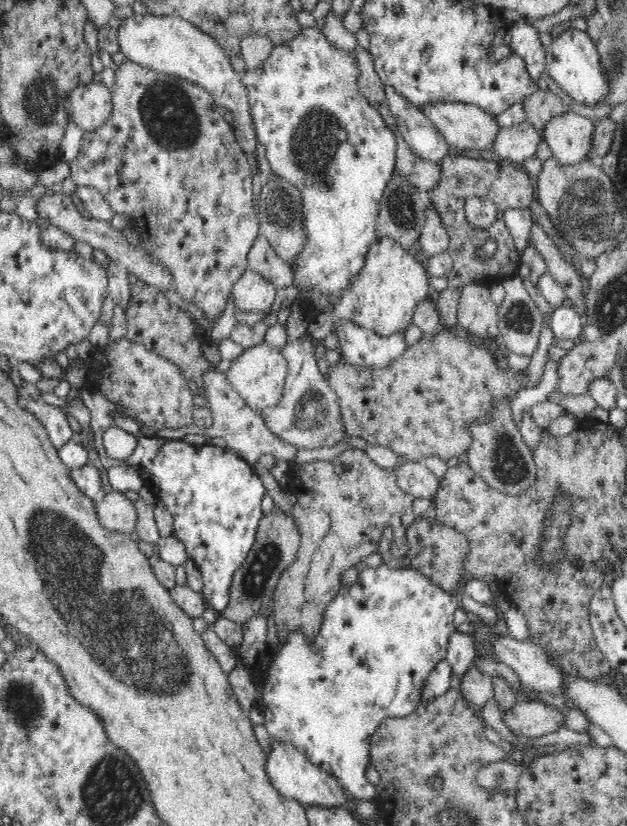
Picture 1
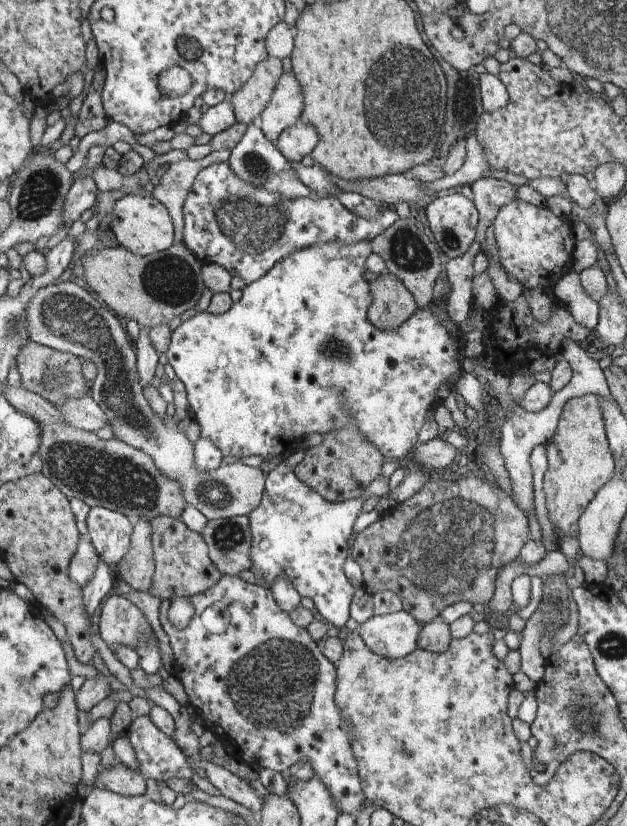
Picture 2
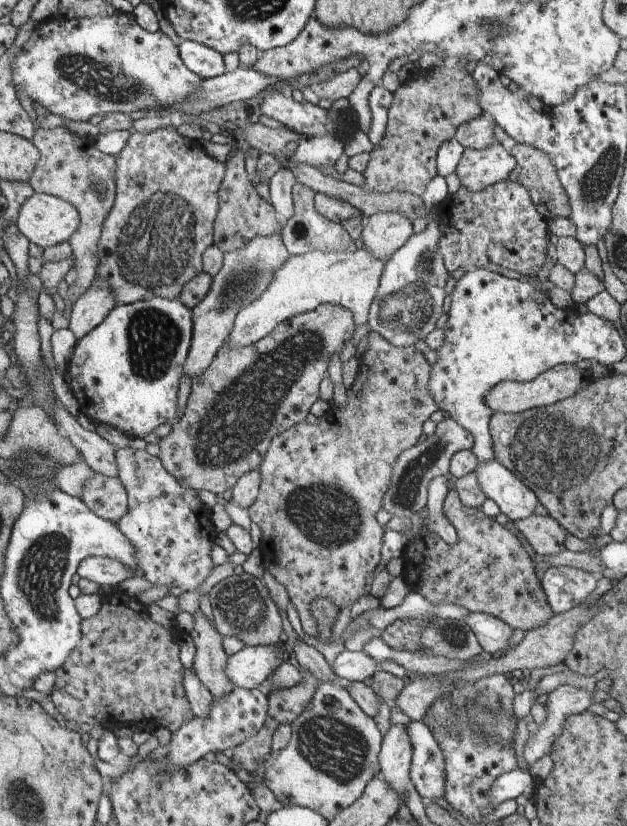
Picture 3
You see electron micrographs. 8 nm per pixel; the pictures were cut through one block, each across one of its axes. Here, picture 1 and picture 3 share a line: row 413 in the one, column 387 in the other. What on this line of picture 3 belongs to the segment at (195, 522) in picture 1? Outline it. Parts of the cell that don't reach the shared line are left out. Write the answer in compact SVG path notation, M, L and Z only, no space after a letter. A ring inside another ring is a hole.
M379 83L370 94L370 110L372 114L370 130L367 136L370 143L378 144L386 133L388 126L388 112L393 104L393 93Z

